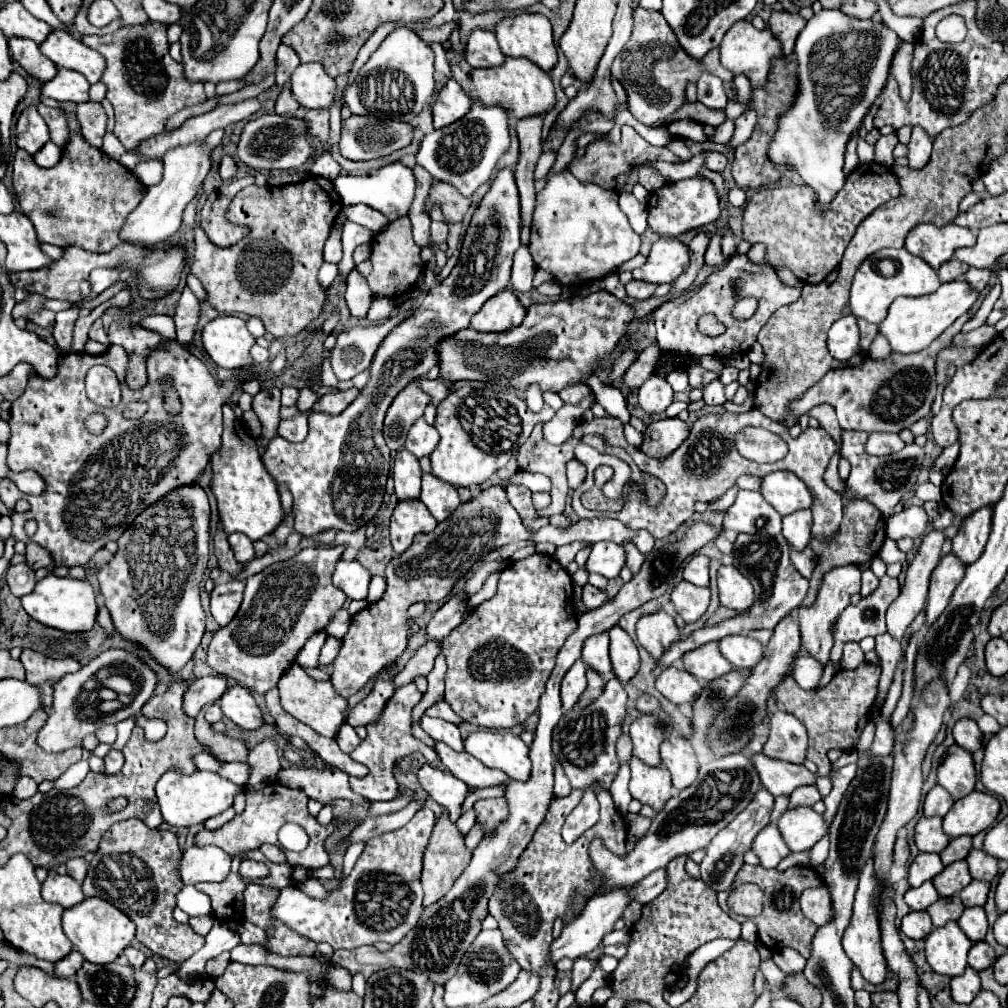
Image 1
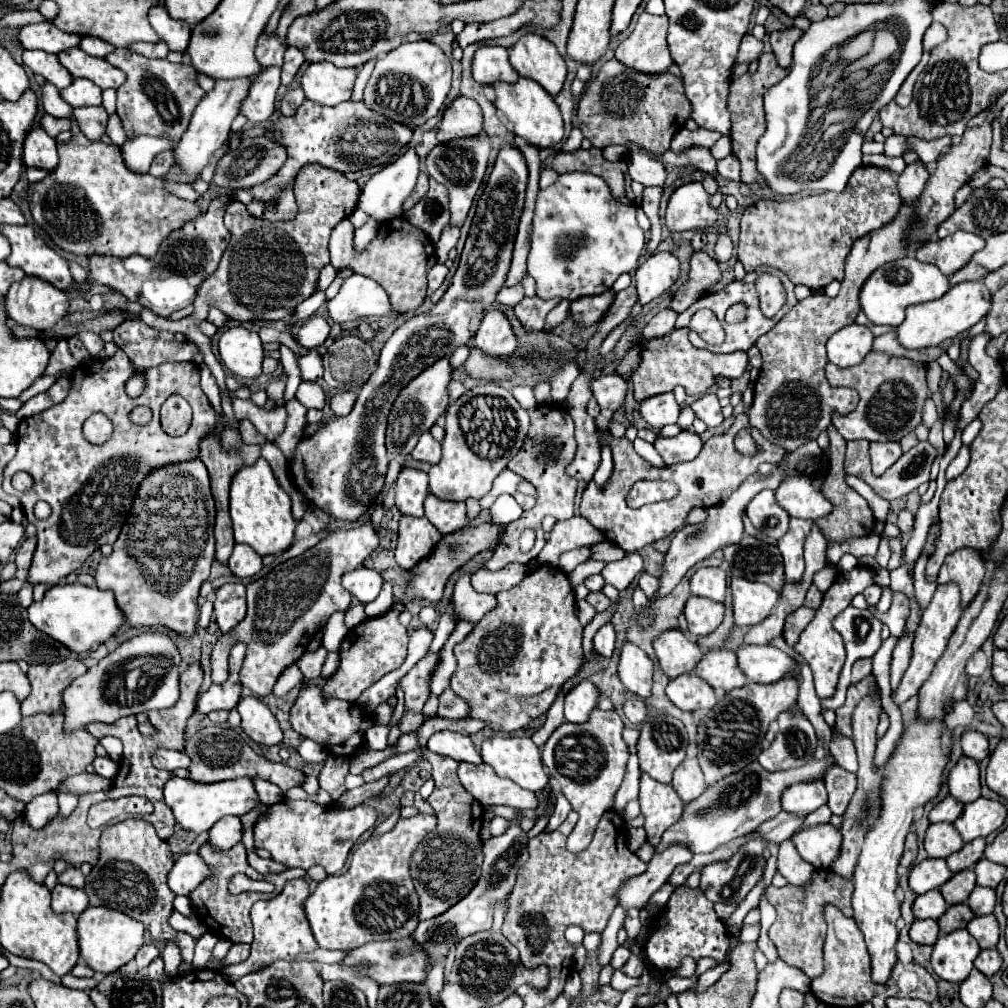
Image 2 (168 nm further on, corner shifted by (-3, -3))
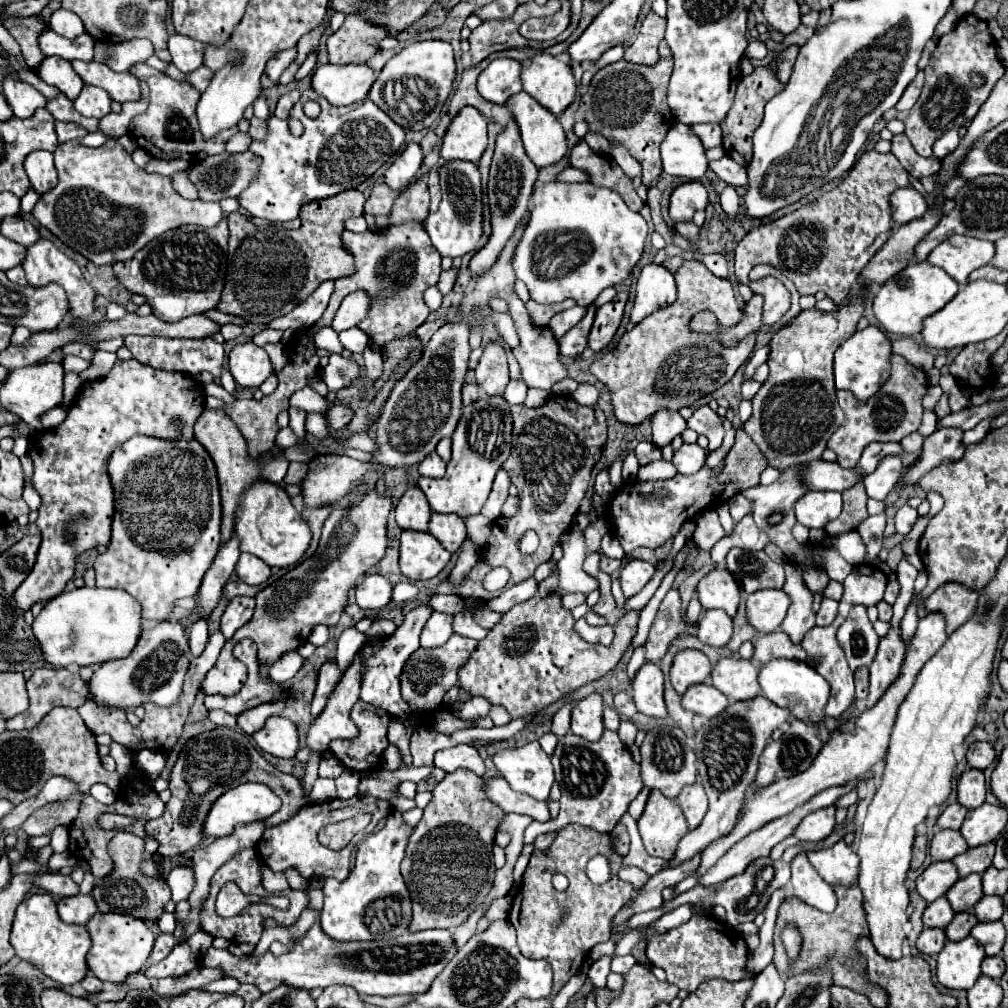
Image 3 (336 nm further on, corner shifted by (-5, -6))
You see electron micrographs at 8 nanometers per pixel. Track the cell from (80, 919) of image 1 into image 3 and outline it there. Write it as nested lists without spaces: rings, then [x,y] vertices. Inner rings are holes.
[[[96,912],[88,924],[86,924],[90,938],[92,938],[92,948],[86,956],[90,972],[100,978],[102,982],[122,982],[128,974],[138,972],[144,962],[148,960],[148,954],[154,946],[154,934],[146,926],[144,920],[132,918],[128,914],[100,914]]]

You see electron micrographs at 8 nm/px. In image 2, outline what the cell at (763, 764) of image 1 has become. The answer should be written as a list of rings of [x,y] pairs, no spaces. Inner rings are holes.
[[[822,781],[798,783],[784,791],[782,795],[782,809],[792,815],[806,817],[814,813],[818,807],[828,803],[828,793]]]

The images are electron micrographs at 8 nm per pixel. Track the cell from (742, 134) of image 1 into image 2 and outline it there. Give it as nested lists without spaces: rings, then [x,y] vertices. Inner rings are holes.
[[[720,137],[718,143],[712,145],[712,155],[714,159],[722,159],[722,157],[728,157],[732,153],[732,143],[730,143],[730,137]]]

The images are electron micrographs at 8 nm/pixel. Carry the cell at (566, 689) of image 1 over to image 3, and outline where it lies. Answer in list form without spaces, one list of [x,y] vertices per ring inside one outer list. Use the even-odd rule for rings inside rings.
[[[590,694],[578,700],[572,708],[572,732],[588,738],[598,740],[604,732],[602,724],[602,698],[600,694]]]

